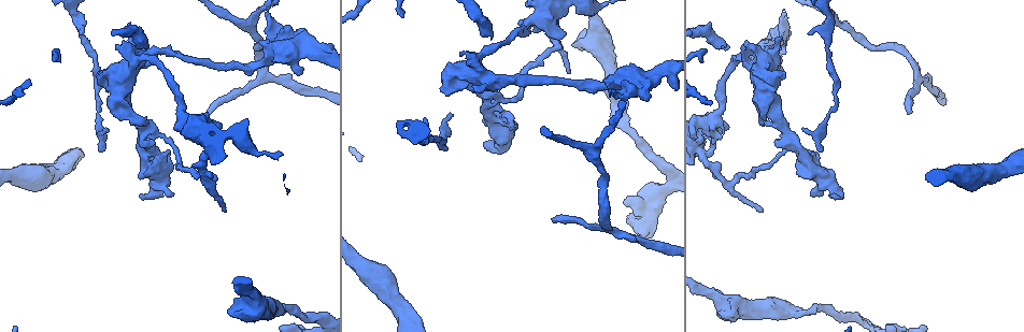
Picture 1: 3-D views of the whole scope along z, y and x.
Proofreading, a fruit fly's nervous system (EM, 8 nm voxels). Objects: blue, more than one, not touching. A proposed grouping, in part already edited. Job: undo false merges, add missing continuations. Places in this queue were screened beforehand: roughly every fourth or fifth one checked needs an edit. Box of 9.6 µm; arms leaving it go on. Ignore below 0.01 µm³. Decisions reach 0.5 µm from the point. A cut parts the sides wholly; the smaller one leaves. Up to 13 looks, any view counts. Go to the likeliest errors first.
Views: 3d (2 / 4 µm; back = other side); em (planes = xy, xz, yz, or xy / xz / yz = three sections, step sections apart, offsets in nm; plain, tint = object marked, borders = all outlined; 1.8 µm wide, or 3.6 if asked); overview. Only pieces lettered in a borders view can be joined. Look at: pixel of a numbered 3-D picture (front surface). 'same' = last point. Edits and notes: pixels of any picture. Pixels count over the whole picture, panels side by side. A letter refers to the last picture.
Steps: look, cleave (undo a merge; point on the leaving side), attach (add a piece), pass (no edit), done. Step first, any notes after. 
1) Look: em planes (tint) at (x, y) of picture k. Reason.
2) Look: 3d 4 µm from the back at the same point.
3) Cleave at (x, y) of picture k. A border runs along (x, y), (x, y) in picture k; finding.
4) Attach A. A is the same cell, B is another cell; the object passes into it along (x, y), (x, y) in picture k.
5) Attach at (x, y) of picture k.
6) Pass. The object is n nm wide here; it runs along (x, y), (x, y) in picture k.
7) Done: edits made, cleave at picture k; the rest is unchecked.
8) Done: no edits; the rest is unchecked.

Look: em planes (borders) at (143, 127) of picture 1. Side arm on a straight run.

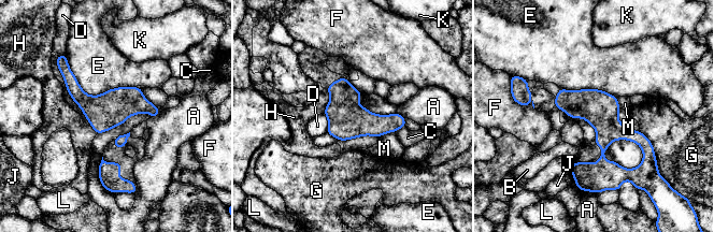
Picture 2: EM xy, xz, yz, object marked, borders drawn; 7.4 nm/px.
Pass. The object is 260 nm wide here; A, B, C, D, E, F, G, H, J, K, L and M are other cells; a border runs along (327, 89), (329, 102), (323, 113) in picture 2; continuous, no second neuron.

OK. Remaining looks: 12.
Look: 3d 2 µm at (421, 143) of picture 1. Thick turns thin.

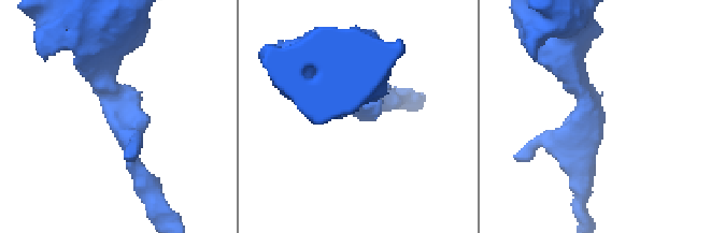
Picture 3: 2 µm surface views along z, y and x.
Look: em planes (tint) at (591, 112) of picture 3. Shape alone is not enough.

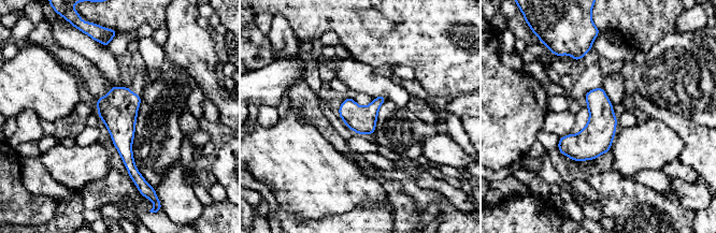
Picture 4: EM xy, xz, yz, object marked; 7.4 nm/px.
Look: em planes (borders) at the same point. What lies round it.

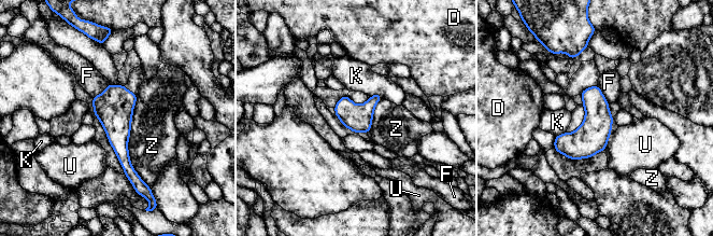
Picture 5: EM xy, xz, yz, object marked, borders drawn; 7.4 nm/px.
Pass. D, F, K, U and Z are other cells; a border runs along (137, 94), (128, 156), (146, 184) in picture 5; one neuron here.

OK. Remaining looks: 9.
Look: em 3.6 µm planes (tint) at (483, 75) of picture 1. Four arms meet.

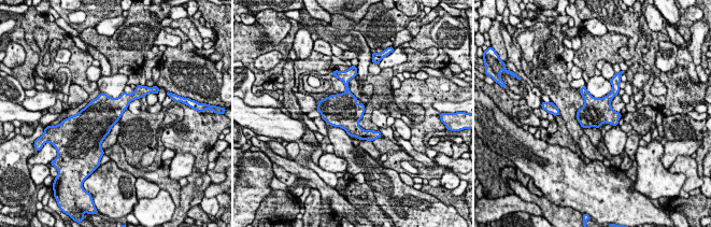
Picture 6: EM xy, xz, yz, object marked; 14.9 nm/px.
Look: em 3.6 µm planes (borders) at the same point.

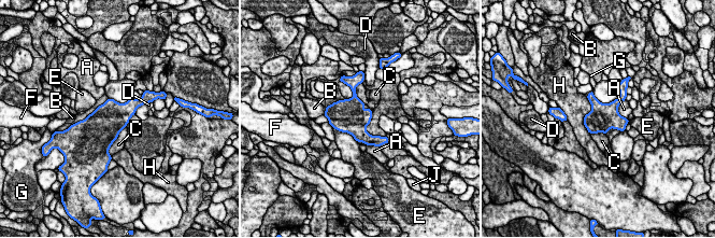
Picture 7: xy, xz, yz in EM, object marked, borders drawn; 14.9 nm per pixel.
Pass. A, B, C, D, E, F, G, H and J are other cells; a border runs along (126, 126), (119, 132), (108, 153) in picture 7; one neuron here.

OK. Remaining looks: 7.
Look: 3d 2 µm at (711, 146) of picture 1. Sharp bend.

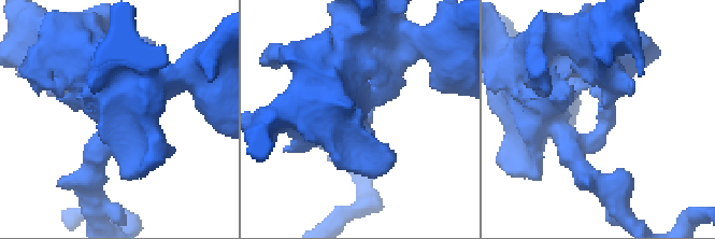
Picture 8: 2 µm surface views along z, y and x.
Look: em xy step 16 (borders) at (601, 121) of picture 8. Shape alone is not enough.

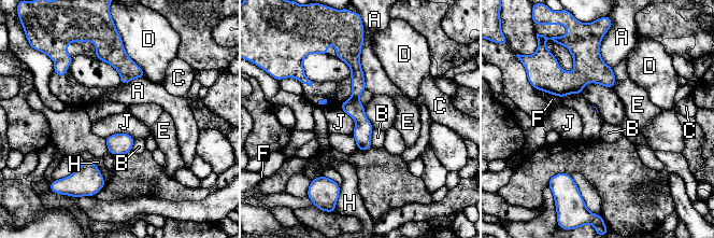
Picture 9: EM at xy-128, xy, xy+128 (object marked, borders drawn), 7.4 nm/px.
Look: em planes (borders) at the same point. Cut it another way.

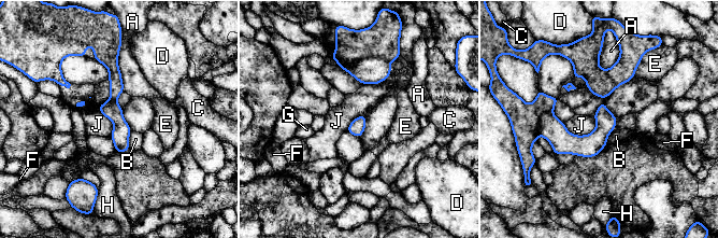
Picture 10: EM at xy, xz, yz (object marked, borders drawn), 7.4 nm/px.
Cleave at (372, 70) of picture 10. The object is 110 nm wide here; A, B, C, D, E, F, G, H and J are other cells; a border runs along (390, 60), (362, 57), (343, 68) in picture 10; two neurons meet here.

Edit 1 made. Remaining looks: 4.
Look: em planes (borders) at (574, 44) of picture 1. Stops while still wide.

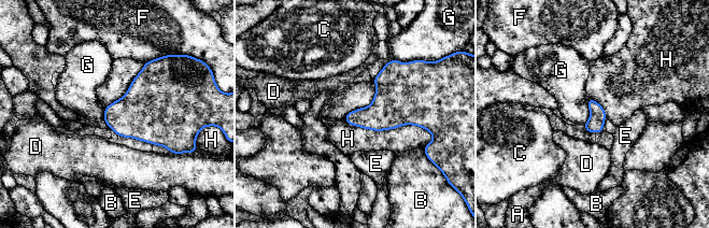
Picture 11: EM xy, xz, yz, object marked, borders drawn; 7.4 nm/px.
Pass. The longest contact is with H, 600 nm; A, B, C, D, E, F, G and H are other cells; no lettered piece goes on from it.

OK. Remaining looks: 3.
Done: edits made, cleave at picture 10; the rest is unchecked.

